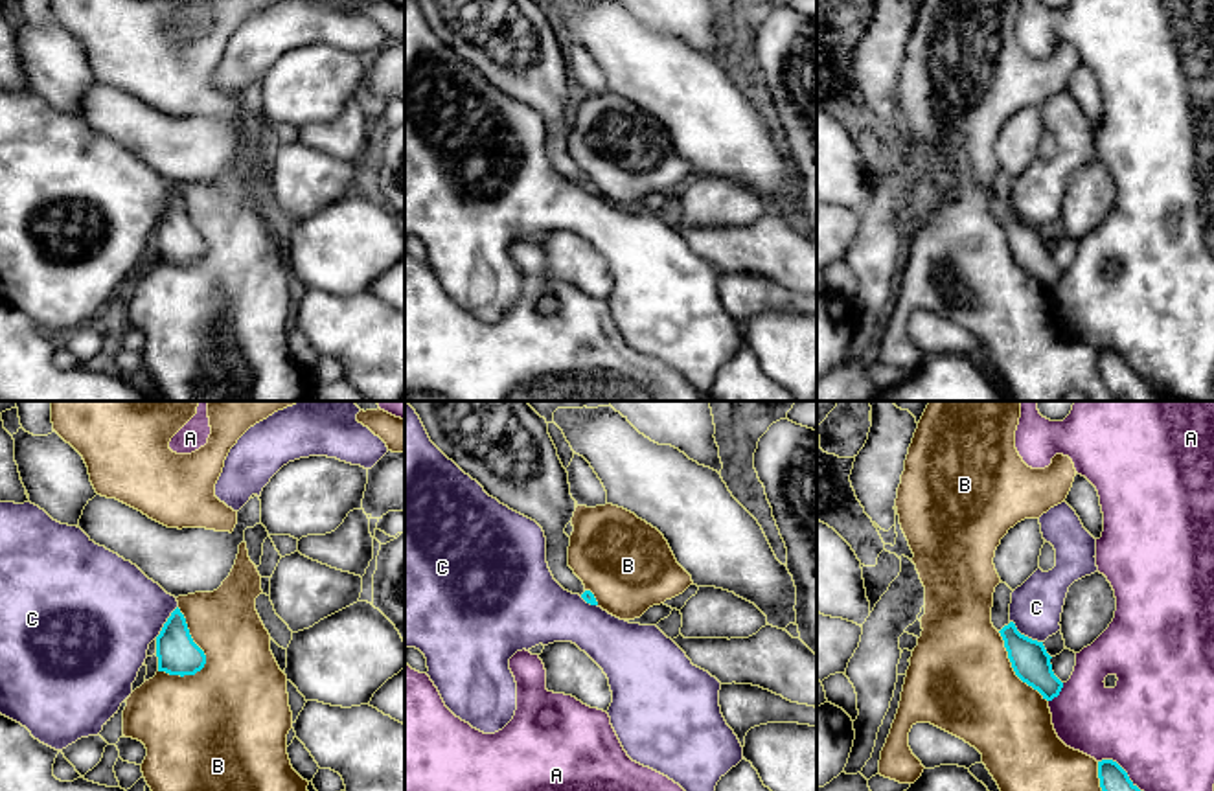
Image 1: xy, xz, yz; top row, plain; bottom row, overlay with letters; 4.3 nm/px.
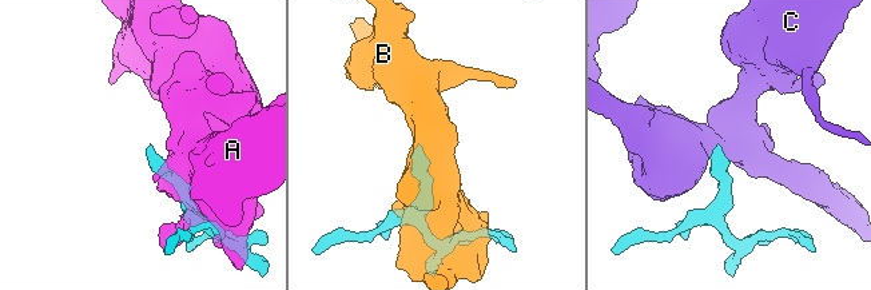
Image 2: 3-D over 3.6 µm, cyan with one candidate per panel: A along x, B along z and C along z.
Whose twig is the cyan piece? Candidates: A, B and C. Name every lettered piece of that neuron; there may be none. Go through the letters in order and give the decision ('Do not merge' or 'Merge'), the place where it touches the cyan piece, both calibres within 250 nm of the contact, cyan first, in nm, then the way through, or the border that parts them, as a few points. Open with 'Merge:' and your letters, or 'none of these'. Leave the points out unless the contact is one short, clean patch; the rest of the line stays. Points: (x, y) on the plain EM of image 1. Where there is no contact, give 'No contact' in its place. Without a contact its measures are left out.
Merge: none of these
A: Do not merge. Touches cyan at yz (1124, 359). Thickness 180 nm (cyan) against 480 nm
B: Do not merge. Touches cyan at xy (199, 236). Thickness 180 nm (cyan) against 380 nm
C: Do not merge. Touches cyan at yz (1023, 223). Thickness 160 nm (cyan) against 220 nm. Boundary: yz (1010, 208), (1021, 221), (1042, 230)

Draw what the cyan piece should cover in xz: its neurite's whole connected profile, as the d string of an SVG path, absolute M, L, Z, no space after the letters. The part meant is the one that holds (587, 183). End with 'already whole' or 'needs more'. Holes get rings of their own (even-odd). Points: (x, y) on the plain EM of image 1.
M416 0L430 29L452 48L484 79L510 97L535 109L546 125L546 151L554 167L587 191L598 193L594 182L568 155L570 125L565 121L576 99L568 61L548 22L548 11L537 0Z; needs more

